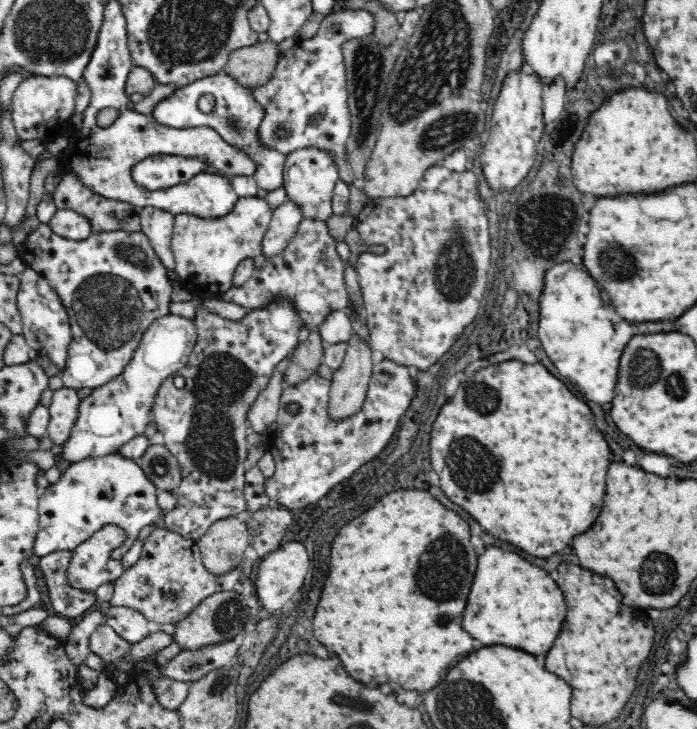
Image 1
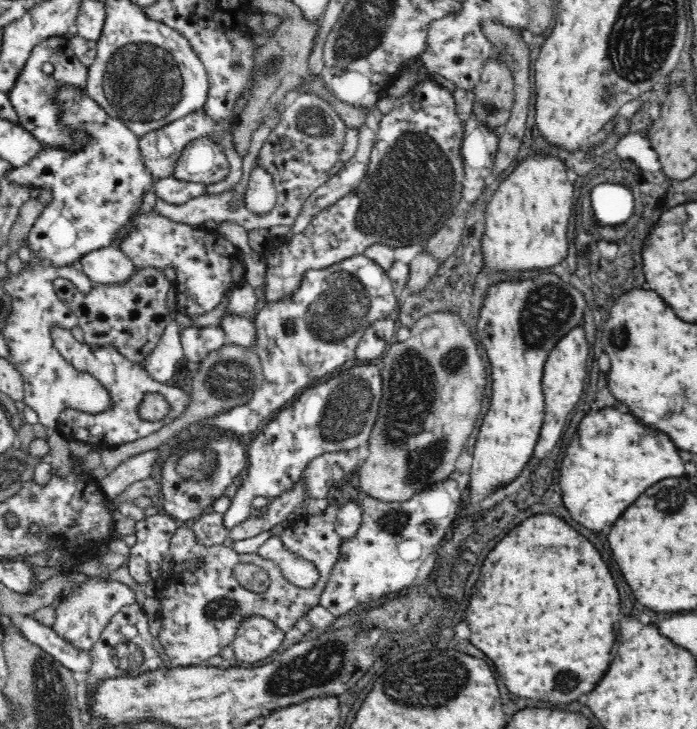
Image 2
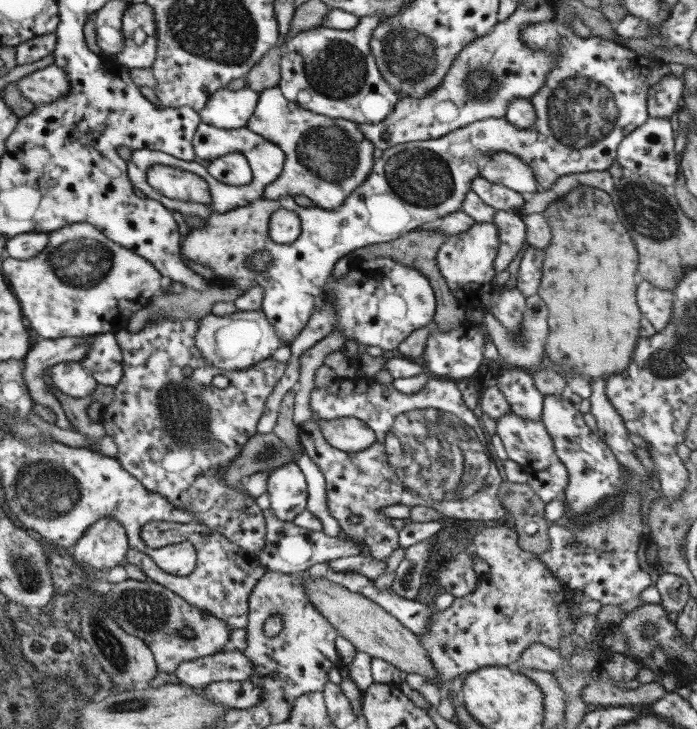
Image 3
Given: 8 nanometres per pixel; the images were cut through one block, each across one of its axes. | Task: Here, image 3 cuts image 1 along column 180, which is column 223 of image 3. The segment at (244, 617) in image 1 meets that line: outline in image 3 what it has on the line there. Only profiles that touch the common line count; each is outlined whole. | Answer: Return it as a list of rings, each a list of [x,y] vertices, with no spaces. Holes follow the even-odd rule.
[[[129,578],[125,582],[117,582],[105,594],[105,604],[109,604],[111,618],[127,634],[137,636],[145,642],[145,646],[149,646],[157,670],[163,674],[173,674],[181,662],[211,656],[229,644],[231,626],[227,622],[201,612],[197,606],[191,606],[157,582],[137,582]]]

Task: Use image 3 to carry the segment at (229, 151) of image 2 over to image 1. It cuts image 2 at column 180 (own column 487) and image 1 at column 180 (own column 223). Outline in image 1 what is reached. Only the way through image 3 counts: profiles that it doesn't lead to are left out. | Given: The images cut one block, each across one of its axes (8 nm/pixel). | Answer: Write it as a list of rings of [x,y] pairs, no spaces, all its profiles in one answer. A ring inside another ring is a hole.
[[[240,198],[232,212],[222,218],[200,218],[194,214],[178,214],[172,238],[178,282],[200,300],[218,300],[220,294],[234,286],[234,274],[244,258],[262,254],[262,240],[268,232],[274,210],[264,198]]]

